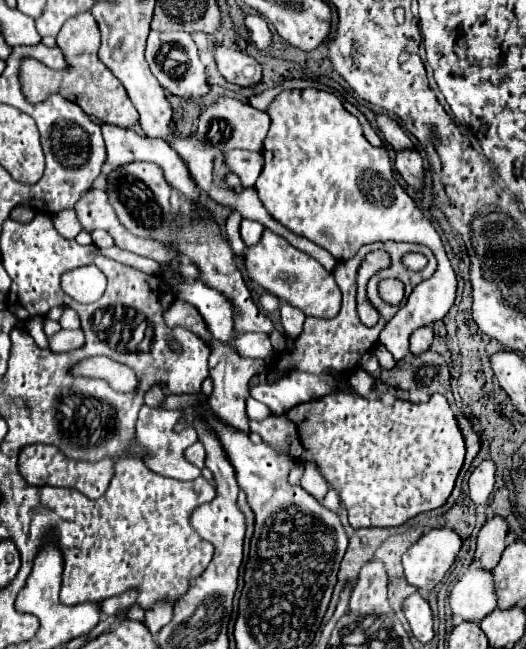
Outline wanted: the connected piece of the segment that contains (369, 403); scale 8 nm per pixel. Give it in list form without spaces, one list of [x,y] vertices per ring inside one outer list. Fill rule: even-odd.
[[[328,394],[328,396],[316,398],[316,400],[296,404],[286,414],[270,414],[266,420],[250,420],[250,430],[256,432],[256,434],[260,434],[262,440],[264,440],[264,444],[272,446],[278,454],[286,454],[294,462],[314,462],[318,466],[320,474],[326,478],[326,482],[340,494],[340,502],[348,510],[348,520],[350,520],[352,528],[396,528],[396,526],[406,524],[410,518],[414,518],[414,516],[418,516],[422,512],[430,512],[430,510],[436,510],[436,508],[444,506],[446,500],[448,500],[448,496],[450,496],[450,492],[452,492],[452,488],[454,488],[456,476],[458,476],[458,472],[462,468],[464,454],[466,454],[464,438],[462,438],[462,434],[458,430],[454,412],[452,412],[448,400],[442,394],[432,394],[428,398],[428,402],[422,402],[422,404],[412,404],[412,402],[406,402],[406,400],[396,400],[392,406],[386,406],[380,400],[356,398],[356,396],[348,396],[348,394]]]

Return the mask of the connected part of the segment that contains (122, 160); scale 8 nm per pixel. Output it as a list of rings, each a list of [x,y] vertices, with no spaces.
[[[102,124],[102,134],[104,134],[104,142],[106,142],[106,150],[108,150],[108,158],[106,164],[102,166],[104,176],[108,176],[110,168],[118,168],[122,164],[134,162],[134,160],[144,160],[144,162],[152,162],[158,164],[164,170],[164,178],[174,186],[177,192],[177,202],[171,203],[173,211],[179,210],[188,214],[192,208],[200,205],[200,198],[198,198],[198,188],[192,184],[190,180],[190,172],[186,168],[186,164],[182,162],[182,158],[170,148],[170,144],[162,138],[144,138],[138,136],[134,130],[128,128],[118,128],[118,126],[110,126],[110,124]]]

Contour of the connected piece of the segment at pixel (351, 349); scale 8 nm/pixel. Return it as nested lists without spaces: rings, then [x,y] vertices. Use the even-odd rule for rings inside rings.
[[[374,242],[374,244],[362,246],[362,248],[356,252],[354,258],[350,258],[350,260],[346,260],[346,262],[340,262],[340,264],[336,266],[336,270],[334,270],[336,284],[338,284],[340,290],[342,290],[342,308],[340,308],[338,316],[334,316],[334,318],[330,318],[330,320],[306,318],[304,328],[302,328],[302,334],[294,340],[292,350],[280,352],[280,354],[276,356],[276,360],[274,360],[274,362],[278,364],[278,360],[284,358],[284,362],[286,362],[288,366],[274,366],[274,364],[272,364],[272,370],[270,370],[272,376],[276,376],[276,378],[280,380],[280,378],[284,378],[288,372],[292,372],[292,368],[298,370],[298,372],[310,372],[310,374],[324,374],[324,372],[328,372],[328,374],[332,374],[332,376],[342,376],[344,370],[354,370],[354,368],[358,366],[362,354],[366,354],[366,352],[372,350],[372,346],[378,342],[378,336],[380,336],[380,332],[384,330],[384,326],[386,326],[386,324],[394,318],[394,314],[400,310],[400,306],[388,306],[388,310],[382,308],[382,310],[380,310],[380,320],[378,320],[378,324],[372,326],[372,328],[364,326],[364,324],[358,320],[358,314],[356,314],[356,278],[354,278],[354,276],[356,276],[358,264],[360,264],[360,260],[366,256],[366,252],[372,252],[372,250],[376,250],[376,248],[386,250],[386,252],[390,254],[390,262],[392,262],[390,266],[398,266],[398,268],[402,266],[402,264],[400,264],[400,258],[402,258],[406,252],[426,254],[428,264],[426,264],[426,268],[420,270],[420,272],[408,272],[404,266],[402,266],[402,270],[398,270],[398,272],[392,272],[392,270],[388,272],[388,276],[398,278],[398,280],[404,282],[404,286],[406,286],[404,300],[410,296],[410,292],[414,290],[416,284],[420,284],[422,280],[428,280],[428,278],[434,274],[434,270],[436,270],[436,258],[434,258],[432,250],[426,248],[426,246],[422,246],[422,244]]]

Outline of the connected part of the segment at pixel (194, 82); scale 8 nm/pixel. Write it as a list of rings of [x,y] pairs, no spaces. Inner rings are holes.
[[[152,30],[146,44],[146,60],[152,74],[170,94],[176,96],[202,96],[208,92],[208,80],[204,74],[204,64],[198,58],[196,44],[188,32],[156,32]]]

